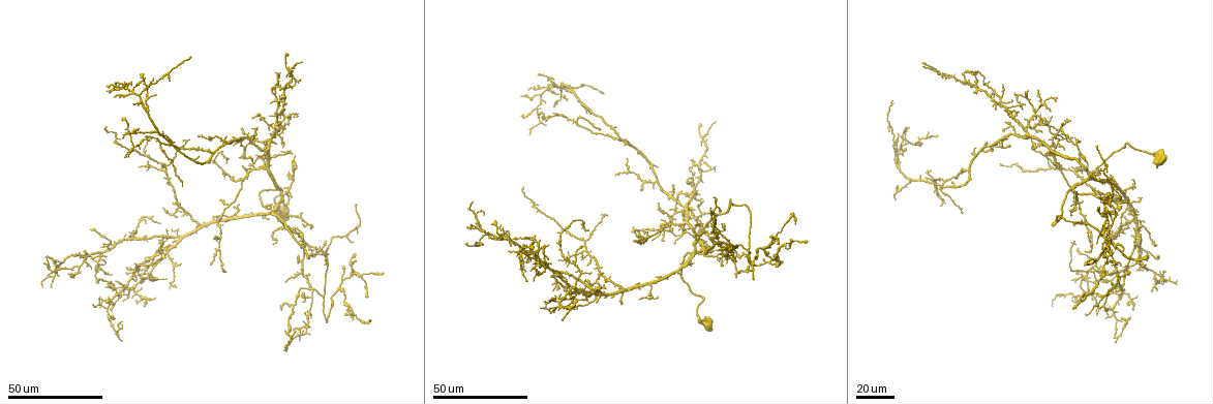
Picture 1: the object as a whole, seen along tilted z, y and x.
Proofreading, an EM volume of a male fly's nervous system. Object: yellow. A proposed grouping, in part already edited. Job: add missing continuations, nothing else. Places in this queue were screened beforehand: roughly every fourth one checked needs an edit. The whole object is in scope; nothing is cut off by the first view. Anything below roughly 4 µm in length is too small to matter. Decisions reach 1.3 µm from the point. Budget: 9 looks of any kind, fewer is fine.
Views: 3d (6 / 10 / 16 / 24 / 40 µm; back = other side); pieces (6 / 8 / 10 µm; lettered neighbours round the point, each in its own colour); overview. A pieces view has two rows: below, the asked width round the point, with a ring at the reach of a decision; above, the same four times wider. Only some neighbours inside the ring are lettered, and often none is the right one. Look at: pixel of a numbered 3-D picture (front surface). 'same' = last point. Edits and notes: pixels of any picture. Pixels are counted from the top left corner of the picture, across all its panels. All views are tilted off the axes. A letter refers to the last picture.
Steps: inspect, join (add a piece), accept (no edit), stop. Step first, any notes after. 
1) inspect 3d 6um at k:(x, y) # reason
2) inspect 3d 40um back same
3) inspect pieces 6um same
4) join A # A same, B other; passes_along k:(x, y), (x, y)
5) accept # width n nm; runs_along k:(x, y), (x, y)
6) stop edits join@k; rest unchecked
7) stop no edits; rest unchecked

inspect 3d 24um at 1:(93, 230) # end of a long branch

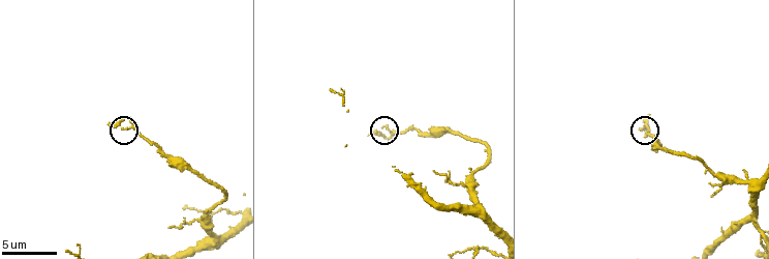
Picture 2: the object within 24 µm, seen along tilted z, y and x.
inspect pieces 10um at 2:(111, 126) # what lies round it

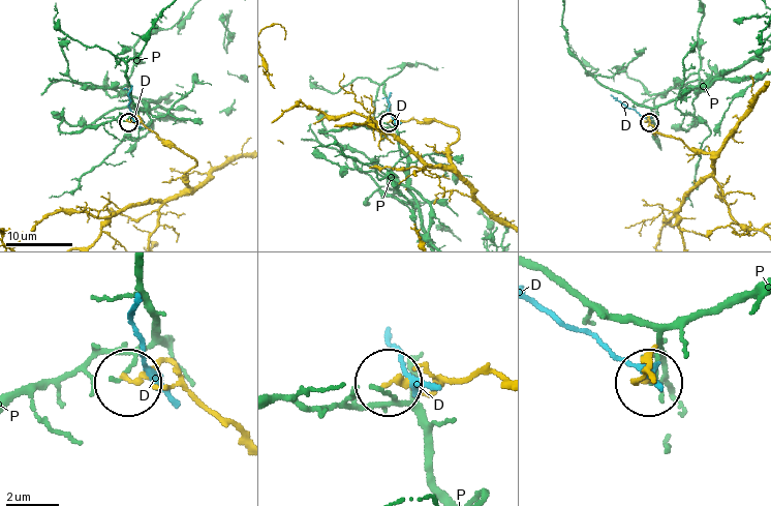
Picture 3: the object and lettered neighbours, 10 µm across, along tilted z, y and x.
accept # width 160 nm; D other, P other; runs_along 3:(238, 432), (178, 385), (133, 383); none of them fits

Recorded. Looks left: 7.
inspect 3d 24um at 1:(161, 222) # free end

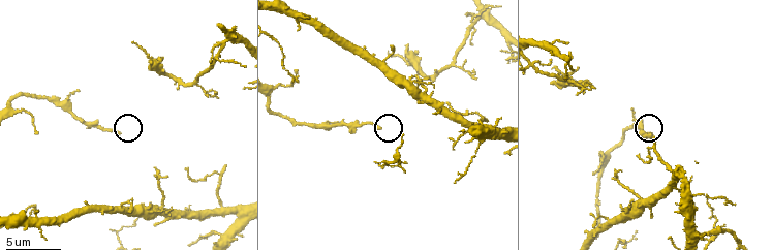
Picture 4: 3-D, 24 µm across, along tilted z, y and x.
inspect pieces 10um at 4:(652, 134)

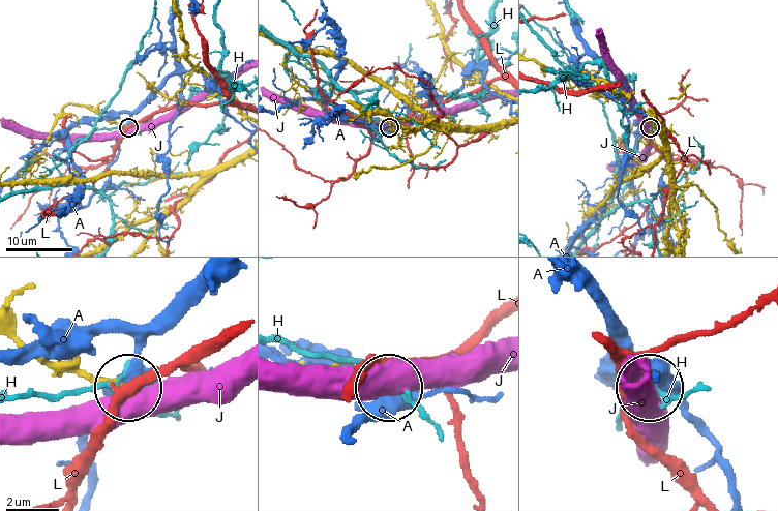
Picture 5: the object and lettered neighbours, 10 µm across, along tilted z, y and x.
accept # A other, H other, J other, L other; runs_along 5:(50, 136), (56, 116), (70, 104), (88, 107), (127, 126); no lettered piece goes on from it

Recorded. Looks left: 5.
inspect 3d 24um at 1:(708, 240) # tapers out

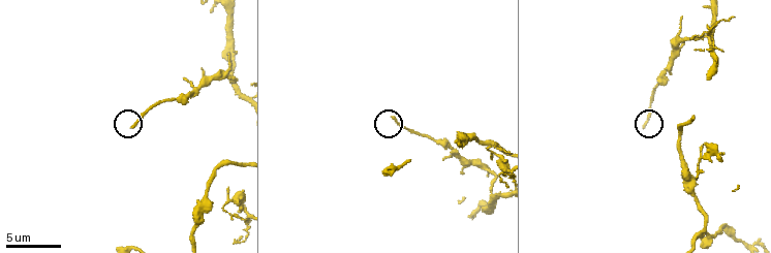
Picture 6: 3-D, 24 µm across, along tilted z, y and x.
inspect pieces 6um at 6:(134, 127)

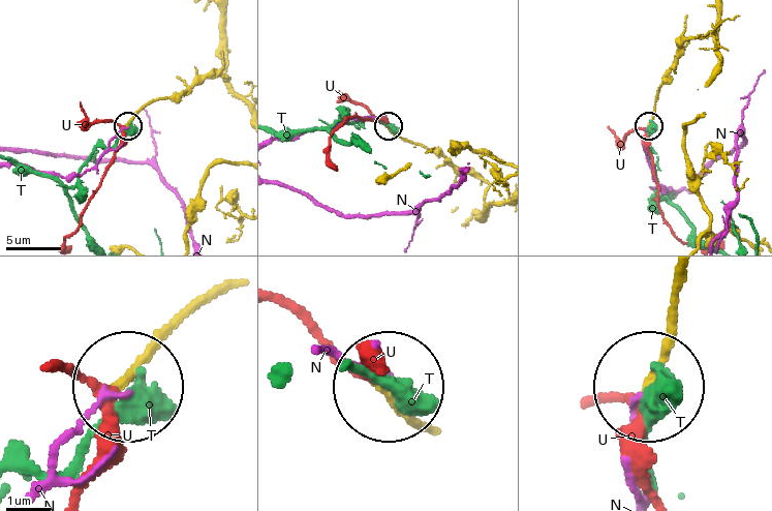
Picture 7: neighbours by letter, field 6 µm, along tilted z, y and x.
join U # N other, T other, U same; passes_along 7:(411, 144), (386, 120), (352, 117), (331, 139), (335, 170); the neuron continues

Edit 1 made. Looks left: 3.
inspect 3d 40um at 1:(1056, 96) # free end

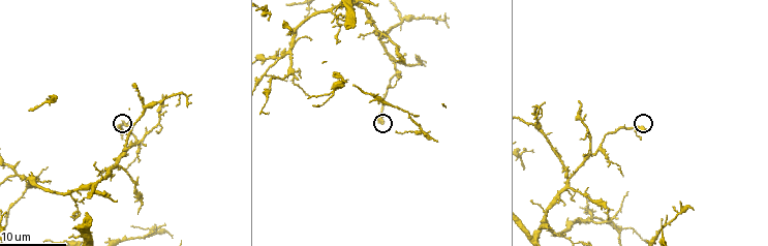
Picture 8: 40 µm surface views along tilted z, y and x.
inspect 3d 6um at 8:(384, 123)

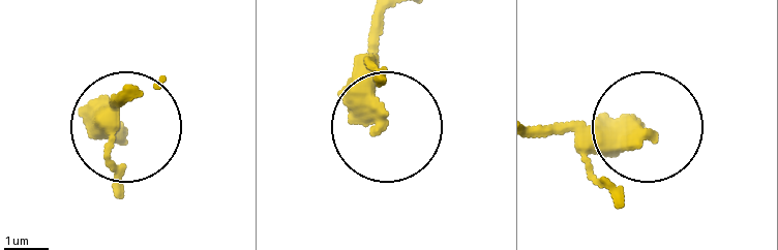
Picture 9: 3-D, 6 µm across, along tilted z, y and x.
inspect pieces 8um at 9:(648, 133) # what lies round it

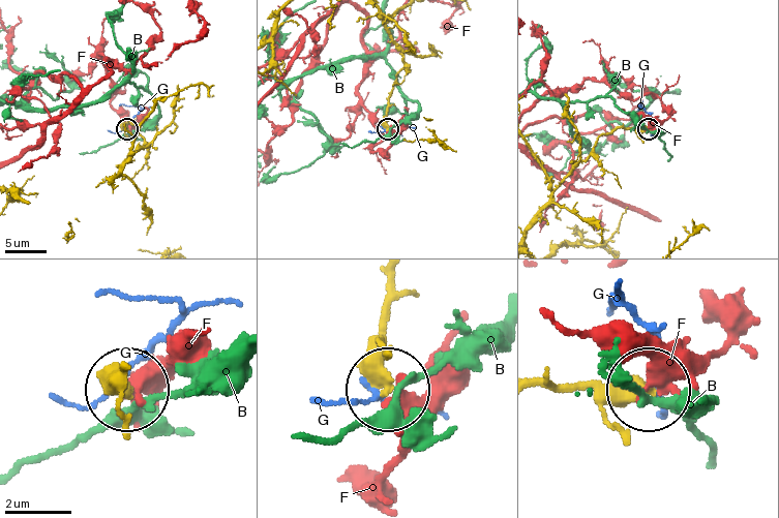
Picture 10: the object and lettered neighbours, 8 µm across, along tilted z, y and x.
accept # width 360 nm; B other, F other, G other; runs_along 10:(379, 16), (399, 50), (402, 63), (387, 100), (387, 128); no lettered piece goes on from it

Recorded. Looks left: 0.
stop edits join@7; rest unchecked

